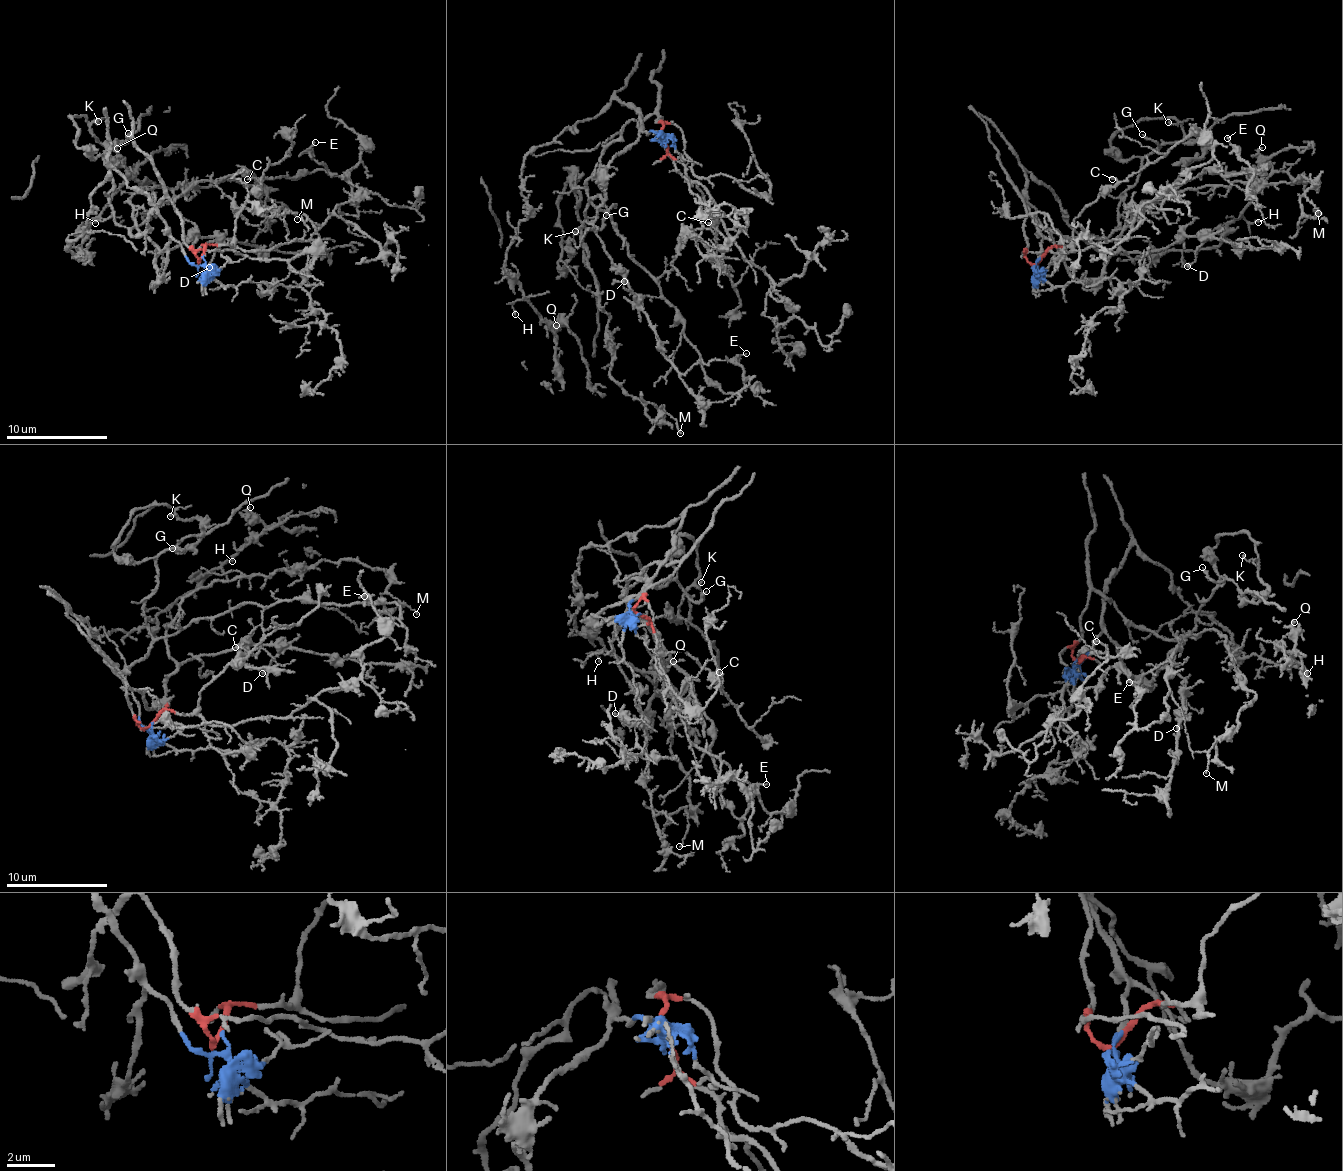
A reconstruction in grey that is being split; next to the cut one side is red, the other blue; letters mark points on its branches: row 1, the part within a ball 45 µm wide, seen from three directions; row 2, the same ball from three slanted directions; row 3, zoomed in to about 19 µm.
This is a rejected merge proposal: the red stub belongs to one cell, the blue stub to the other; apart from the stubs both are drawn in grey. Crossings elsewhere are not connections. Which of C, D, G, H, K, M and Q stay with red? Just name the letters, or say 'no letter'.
C, G, K

